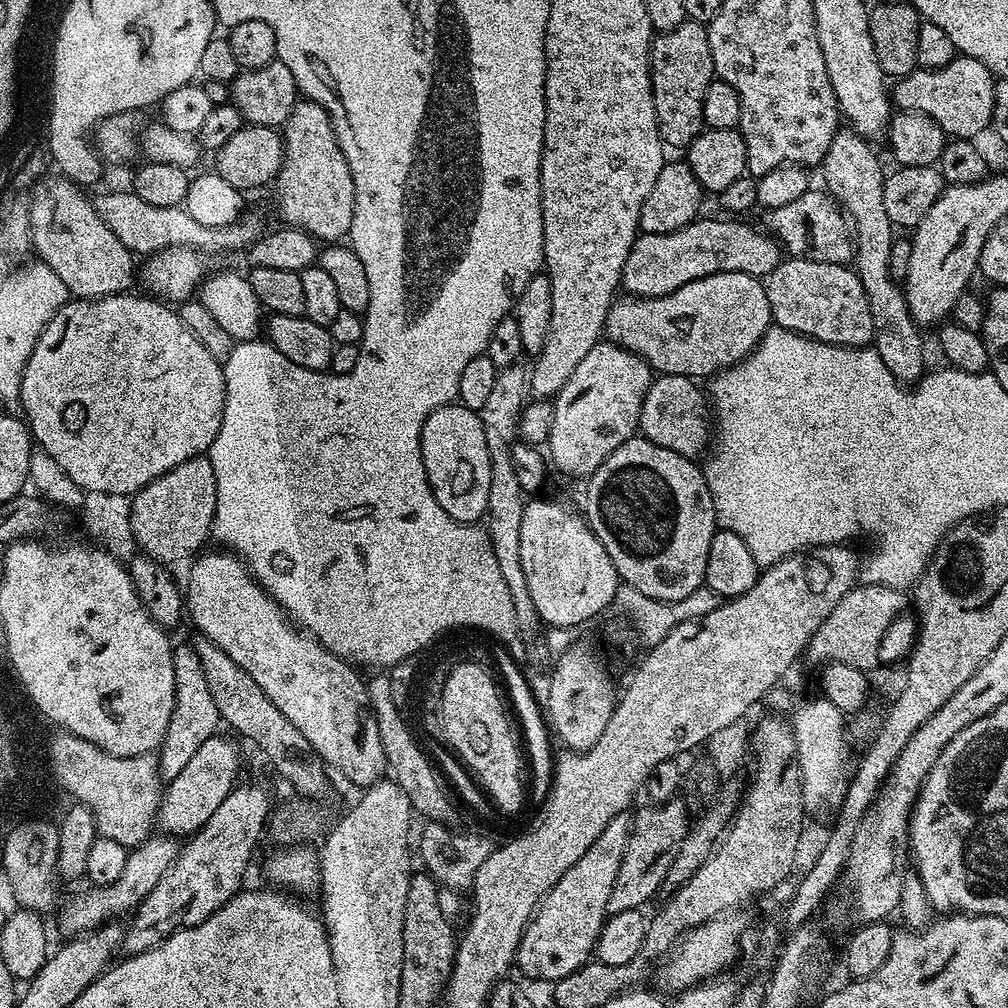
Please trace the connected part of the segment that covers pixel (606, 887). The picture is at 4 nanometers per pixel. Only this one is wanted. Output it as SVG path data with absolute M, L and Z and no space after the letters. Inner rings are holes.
M627 815L614 817L610 826L598 834L594 846L590 846L590 850L586 850L586 854L582 854L582 858L558 878L524 927L514 961L517 969L520 967L536 980L555 982L589 963L609 915L608 903L614 878L618 878L618 866L622 866L622 854L626 854L631 832L632 822Z

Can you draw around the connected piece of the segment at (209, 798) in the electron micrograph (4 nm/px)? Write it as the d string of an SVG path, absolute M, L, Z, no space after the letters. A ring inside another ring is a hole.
M223 734L210 737L196 753L190 757L190 762L182 766L178 778L167 781L160 798L160 809L156 815L156 823L161 833L177 838L187 838L196 832L222 802L231 794L238 783L240 772L240 752L232 740L227 740Z

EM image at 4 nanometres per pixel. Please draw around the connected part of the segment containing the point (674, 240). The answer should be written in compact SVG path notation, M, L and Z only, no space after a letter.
M697 218L684 228L674 230L670 234L637 235L634 246L626 258L626 266L620 275L623 291L628 296L668 296L674 290L686 286L686 282L694 282L706 278L710 274L737 272L750 274L757 278L767 278L782 259L782 249L767 231L755 228L752 224L743 224L740 218L724 218L728 220L703 220Z

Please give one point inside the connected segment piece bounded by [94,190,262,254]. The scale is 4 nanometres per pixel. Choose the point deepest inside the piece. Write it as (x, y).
(140, 227)

